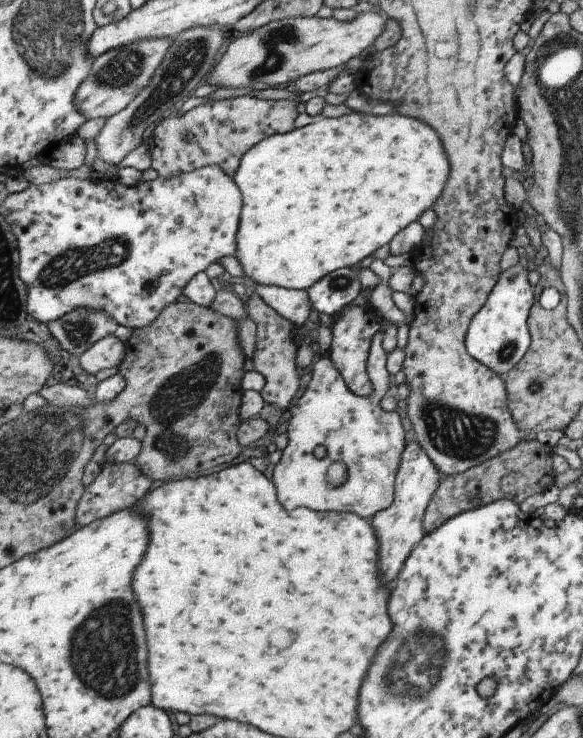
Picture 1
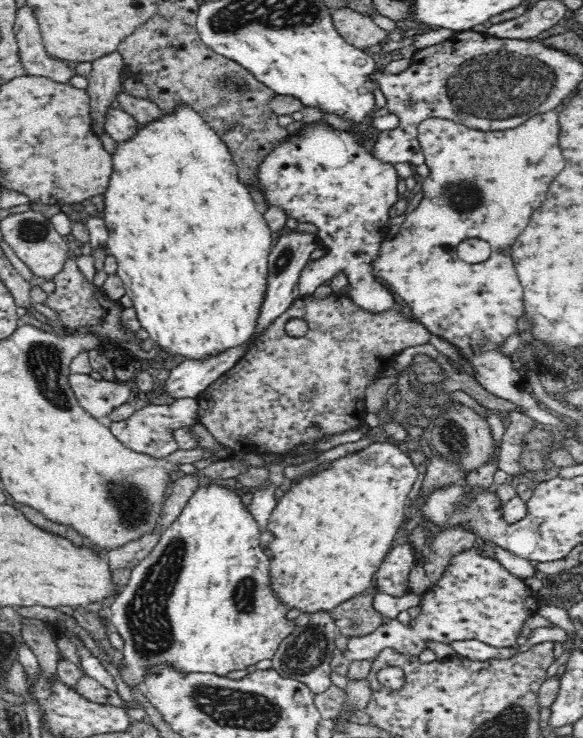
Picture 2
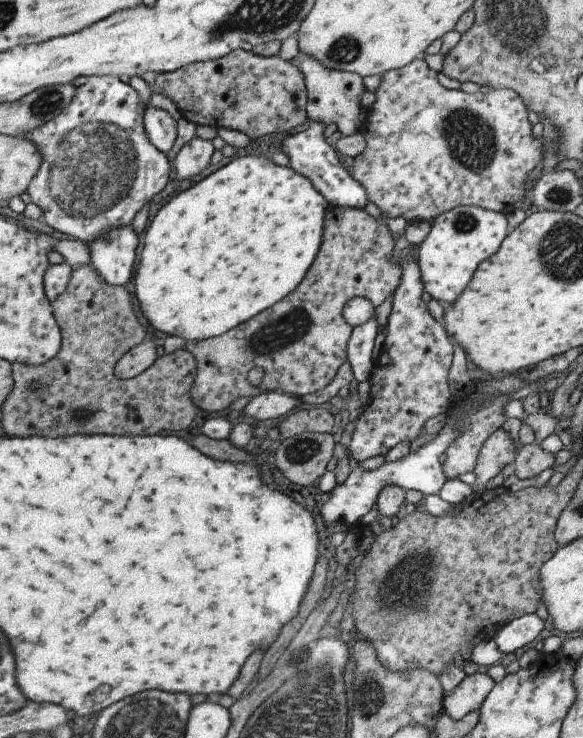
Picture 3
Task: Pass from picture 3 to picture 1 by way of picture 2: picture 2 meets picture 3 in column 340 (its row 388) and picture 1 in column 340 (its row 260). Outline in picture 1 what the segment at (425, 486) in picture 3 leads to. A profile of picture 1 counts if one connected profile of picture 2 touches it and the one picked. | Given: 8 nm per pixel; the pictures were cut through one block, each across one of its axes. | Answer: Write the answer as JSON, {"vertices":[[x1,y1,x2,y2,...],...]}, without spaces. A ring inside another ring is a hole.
{"vertices":[[383,319,370,342,366,360,372,386,369,395,361,397,353,394,329,358,316,355,305,391,289,407,291,418,285,432,288,442,272,472,271,482,277,500,285,510,305,506,317,512,331,510,367,518,391,504,394,476,408,437,397,413,385,411,379,405,379,400,387,395,389,388,386,352,382,347,382,334,387,332,387,326,389,322],[318,445,325,449,321,458,315,457,311,450],[333,463,342,464,347,473,339,486,333,486,326,477,326,470]]}

